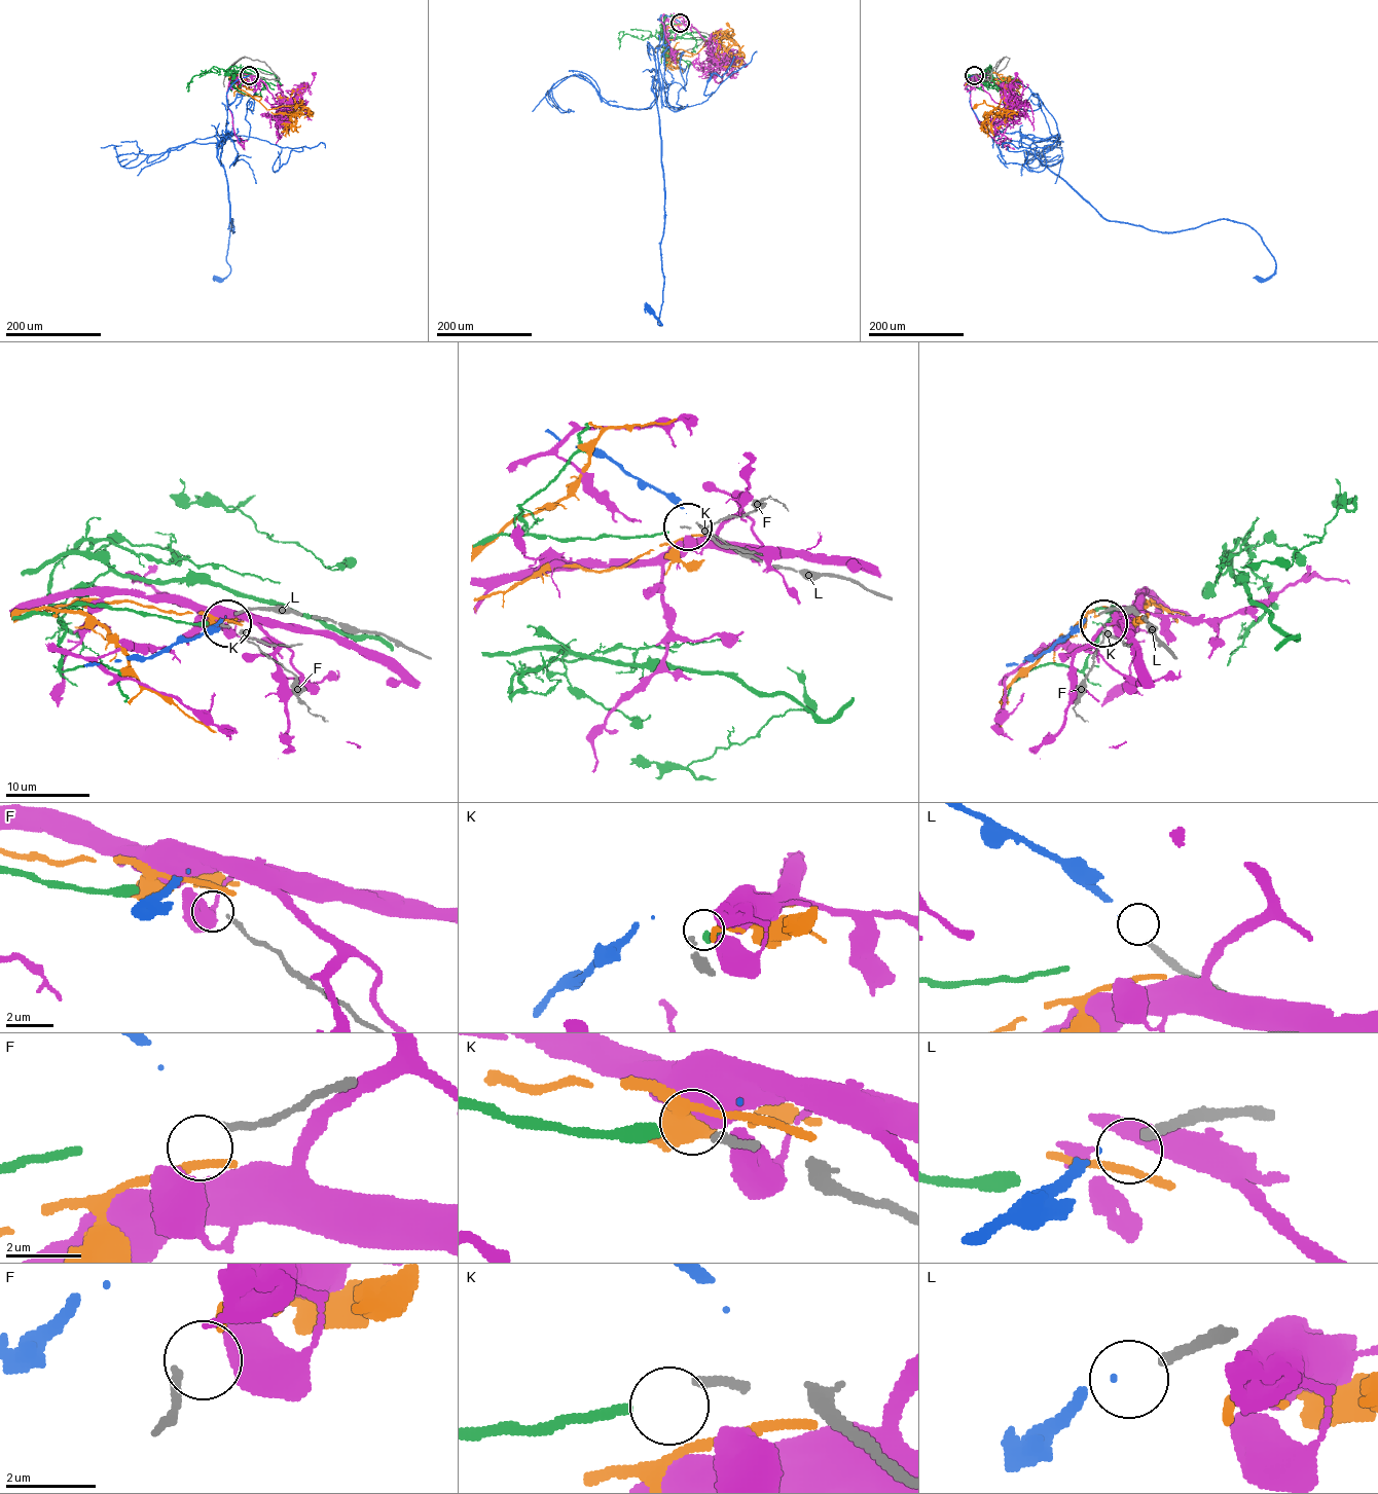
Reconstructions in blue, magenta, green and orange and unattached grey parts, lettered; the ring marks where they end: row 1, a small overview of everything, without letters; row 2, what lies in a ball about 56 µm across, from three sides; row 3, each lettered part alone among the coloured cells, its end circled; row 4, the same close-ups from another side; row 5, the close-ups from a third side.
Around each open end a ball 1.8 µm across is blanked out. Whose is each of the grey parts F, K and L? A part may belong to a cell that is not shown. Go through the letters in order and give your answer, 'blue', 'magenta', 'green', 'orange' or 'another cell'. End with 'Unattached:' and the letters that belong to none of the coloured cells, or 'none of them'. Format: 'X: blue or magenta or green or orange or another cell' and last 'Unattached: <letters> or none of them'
F: another cell
K: green
L: blue
Unattached: F

